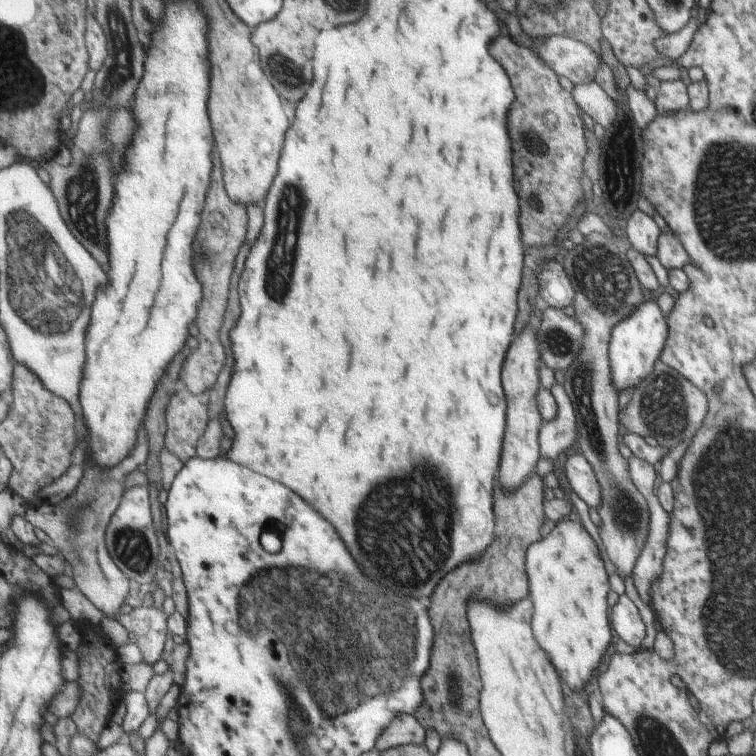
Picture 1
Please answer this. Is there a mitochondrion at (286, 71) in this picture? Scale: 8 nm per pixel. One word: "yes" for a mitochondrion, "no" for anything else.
yes

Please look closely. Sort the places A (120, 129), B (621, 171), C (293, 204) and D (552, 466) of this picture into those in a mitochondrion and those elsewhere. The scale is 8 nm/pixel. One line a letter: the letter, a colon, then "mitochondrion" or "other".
A: mitochondrion
B: mitochondrion
C: mitochondrion
D: other

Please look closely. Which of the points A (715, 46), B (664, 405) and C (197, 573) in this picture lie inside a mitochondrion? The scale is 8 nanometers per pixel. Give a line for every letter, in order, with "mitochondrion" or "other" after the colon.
A: other
B: mitochondrion
C: other

